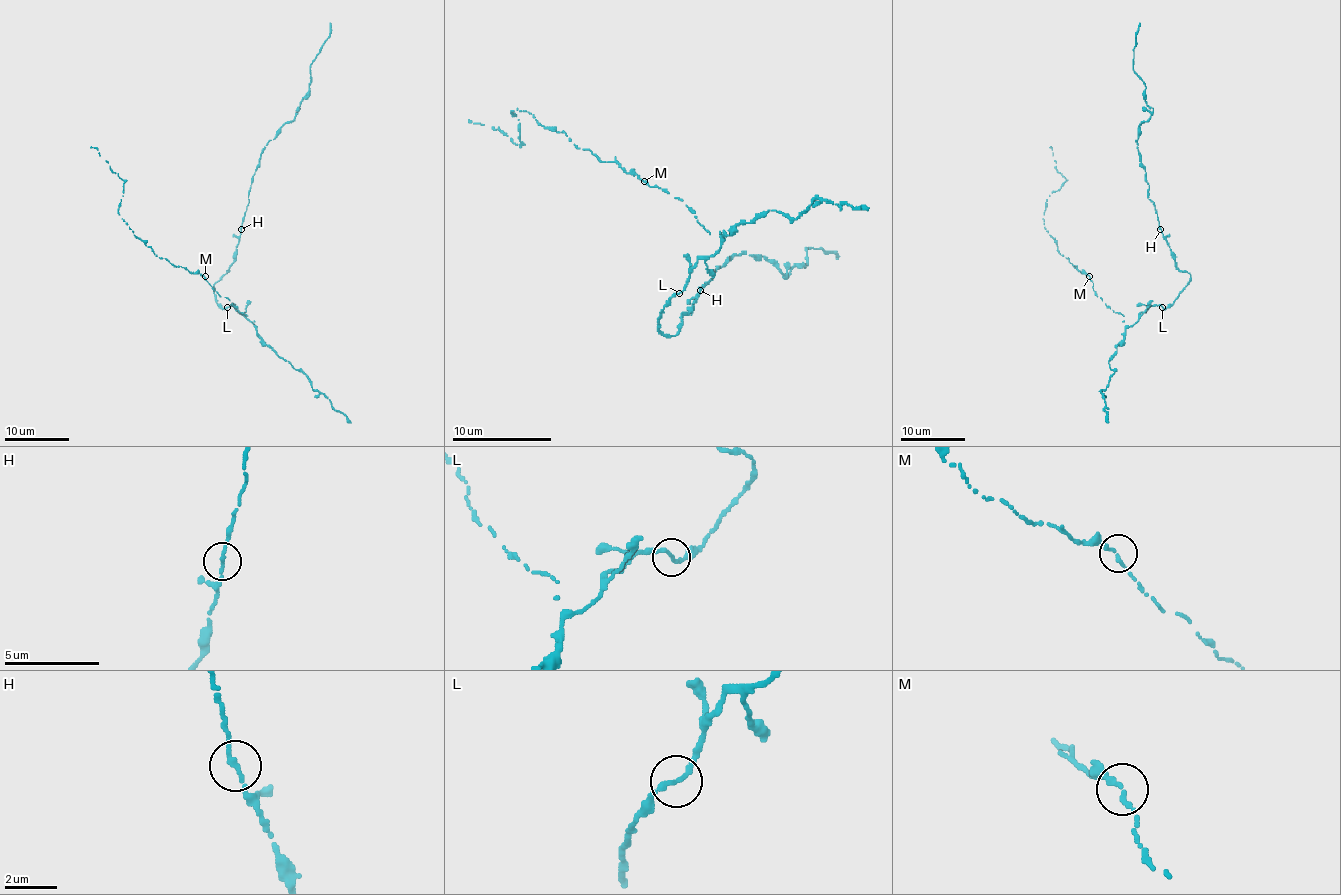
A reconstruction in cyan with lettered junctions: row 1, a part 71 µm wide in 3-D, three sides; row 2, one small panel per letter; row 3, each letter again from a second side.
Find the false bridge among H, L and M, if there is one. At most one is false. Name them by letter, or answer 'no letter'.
no letter

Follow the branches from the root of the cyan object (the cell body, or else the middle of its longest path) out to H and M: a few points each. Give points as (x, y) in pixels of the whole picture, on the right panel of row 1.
H: (1162, 307), (1165, 309), (1174, 302), (1190, 281), (1190, 275), (1177, 267), (1161, 229)
M: (1162, 307), (1149, 305), (1140, 314), (1136, 322), (1125, 325), (1123, 315), (1114, 312), (1096, 294), (1089, 276)

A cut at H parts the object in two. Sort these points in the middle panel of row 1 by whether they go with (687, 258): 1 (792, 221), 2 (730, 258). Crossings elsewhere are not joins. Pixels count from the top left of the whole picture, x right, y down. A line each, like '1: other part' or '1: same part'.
1: same part
2: other part

